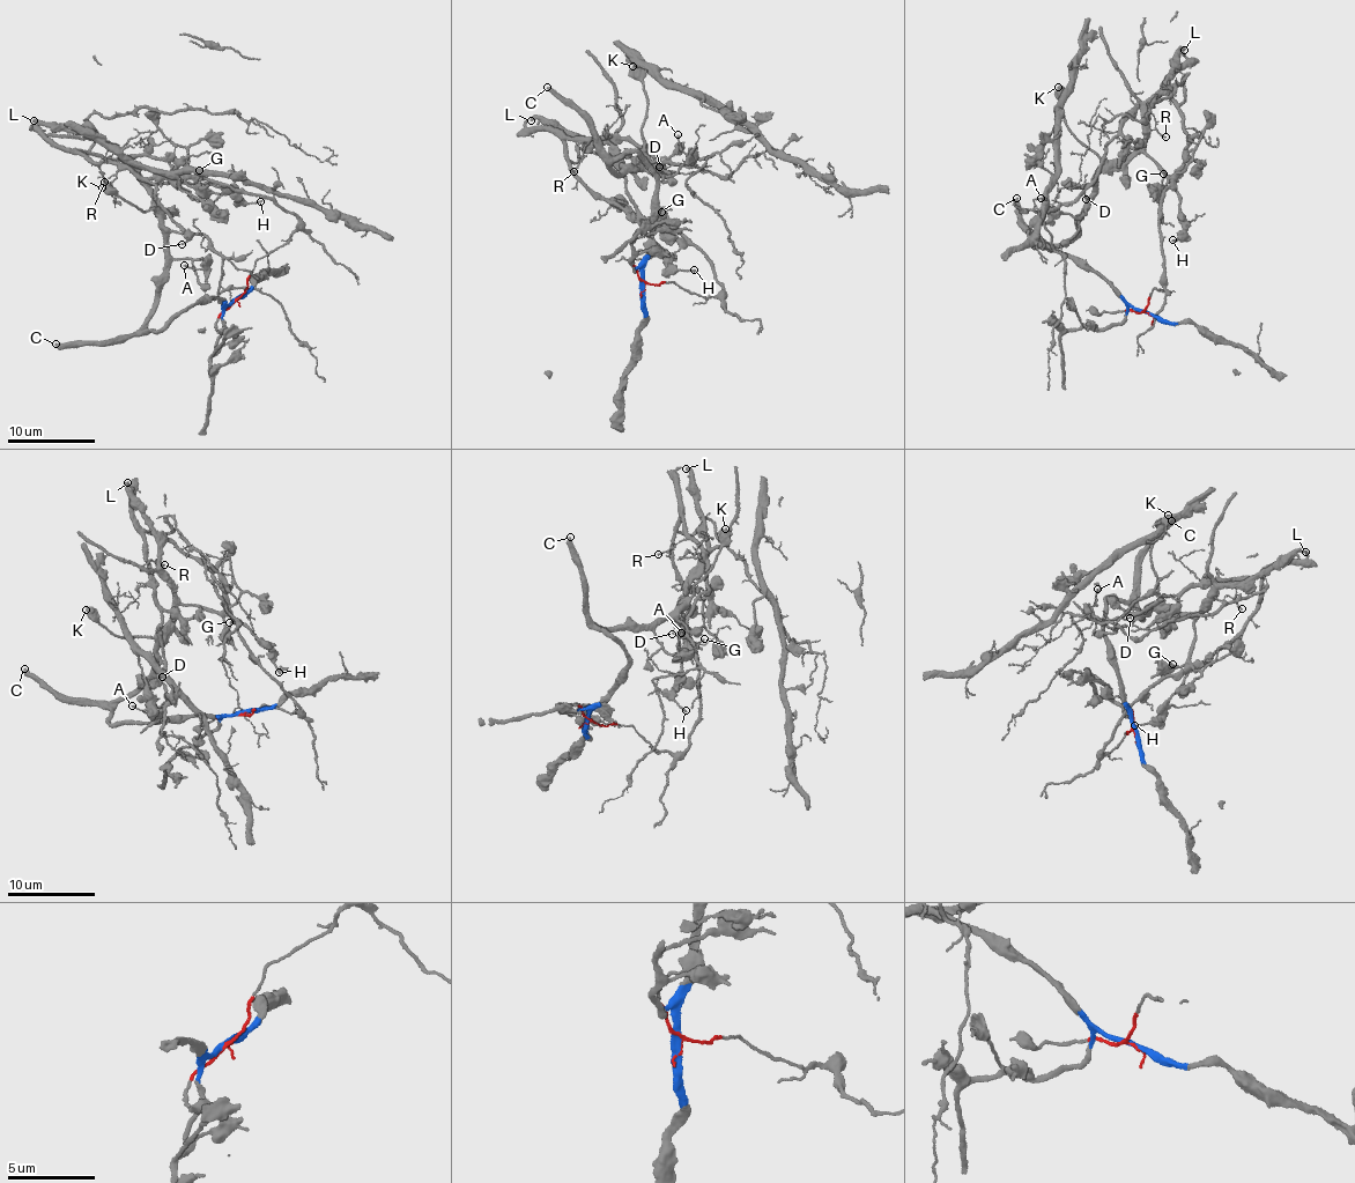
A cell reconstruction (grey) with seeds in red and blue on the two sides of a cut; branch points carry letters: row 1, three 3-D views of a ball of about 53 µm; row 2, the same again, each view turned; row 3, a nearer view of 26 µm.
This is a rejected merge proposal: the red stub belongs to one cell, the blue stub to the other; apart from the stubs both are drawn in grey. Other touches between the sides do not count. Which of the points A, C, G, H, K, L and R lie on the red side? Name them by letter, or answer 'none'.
R

